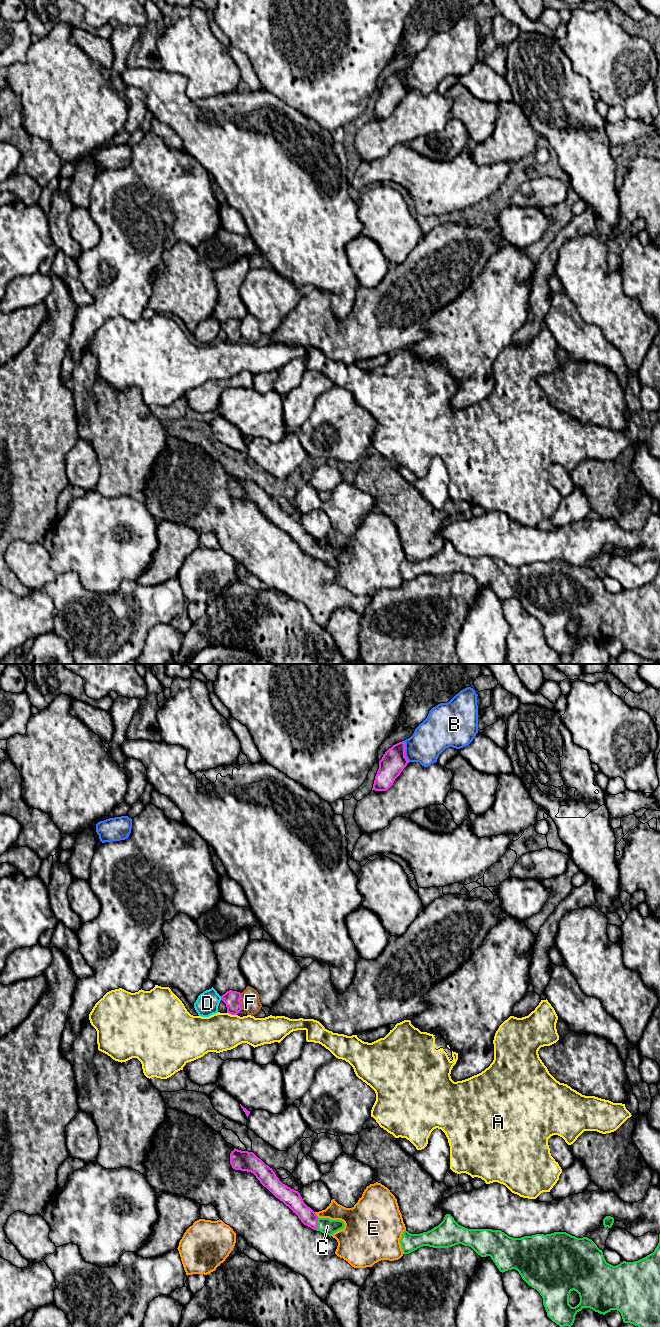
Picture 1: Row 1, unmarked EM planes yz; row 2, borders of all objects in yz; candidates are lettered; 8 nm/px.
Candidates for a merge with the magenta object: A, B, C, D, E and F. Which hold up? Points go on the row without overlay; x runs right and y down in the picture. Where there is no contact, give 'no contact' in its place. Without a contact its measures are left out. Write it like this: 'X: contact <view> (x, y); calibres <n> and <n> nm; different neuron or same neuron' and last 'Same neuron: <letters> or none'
A: contact yz (232, 342); calibres 130 and 300 nm; different neuron
B: contact yz (404, 79); calibres 200 and 280 nm; different neuron
C: contact yz (317, 552); calibres 140 and 130 nm; same neuron
D: contact yz (221, 326); calibres 130 and 180 nm; different neuron
E: contact yz (316, 543); calibres 140 and 140 nm; different neuron
F: contact yz (240, 329); calibres 130 and 160 nm; different neuron
Same neuron: C

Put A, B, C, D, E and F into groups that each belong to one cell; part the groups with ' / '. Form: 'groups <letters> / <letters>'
groups A / B / C / D / E / F

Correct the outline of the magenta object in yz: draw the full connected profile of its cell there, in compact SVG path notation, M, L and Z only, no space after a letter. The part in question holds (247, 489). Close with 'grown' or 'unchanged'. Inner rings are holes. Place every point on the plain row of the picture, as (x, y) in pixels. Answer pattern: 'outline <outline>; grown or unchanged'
outline M234 477L230 481L230 492L233 497L253 501L260 511L266 515L276 526L288 534L301 550L313 558L327 563L344 556L341 548L319 546L316 541L308 535L300 521L283 512L276 504L272 496L266 493L253 480Z; grown

